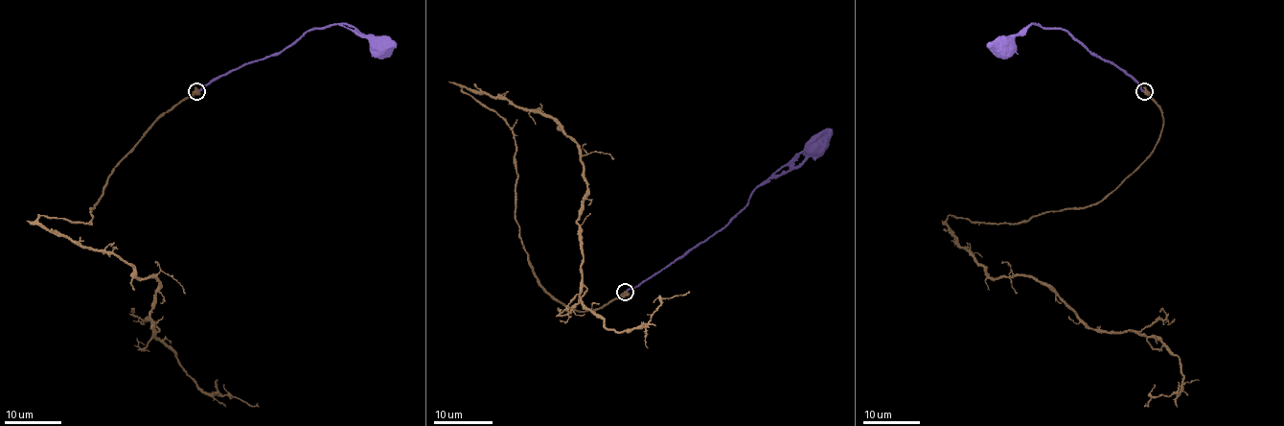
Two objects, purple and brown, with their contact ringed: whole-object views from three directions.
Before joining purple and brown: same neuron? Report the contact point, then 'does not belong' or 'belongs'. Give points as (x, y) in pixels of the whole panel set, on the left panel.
place (196, 91); belongs

